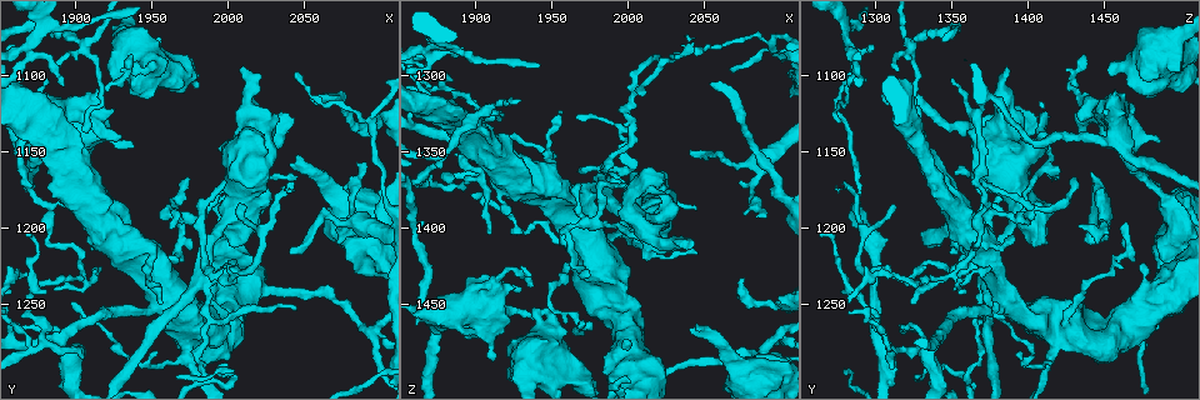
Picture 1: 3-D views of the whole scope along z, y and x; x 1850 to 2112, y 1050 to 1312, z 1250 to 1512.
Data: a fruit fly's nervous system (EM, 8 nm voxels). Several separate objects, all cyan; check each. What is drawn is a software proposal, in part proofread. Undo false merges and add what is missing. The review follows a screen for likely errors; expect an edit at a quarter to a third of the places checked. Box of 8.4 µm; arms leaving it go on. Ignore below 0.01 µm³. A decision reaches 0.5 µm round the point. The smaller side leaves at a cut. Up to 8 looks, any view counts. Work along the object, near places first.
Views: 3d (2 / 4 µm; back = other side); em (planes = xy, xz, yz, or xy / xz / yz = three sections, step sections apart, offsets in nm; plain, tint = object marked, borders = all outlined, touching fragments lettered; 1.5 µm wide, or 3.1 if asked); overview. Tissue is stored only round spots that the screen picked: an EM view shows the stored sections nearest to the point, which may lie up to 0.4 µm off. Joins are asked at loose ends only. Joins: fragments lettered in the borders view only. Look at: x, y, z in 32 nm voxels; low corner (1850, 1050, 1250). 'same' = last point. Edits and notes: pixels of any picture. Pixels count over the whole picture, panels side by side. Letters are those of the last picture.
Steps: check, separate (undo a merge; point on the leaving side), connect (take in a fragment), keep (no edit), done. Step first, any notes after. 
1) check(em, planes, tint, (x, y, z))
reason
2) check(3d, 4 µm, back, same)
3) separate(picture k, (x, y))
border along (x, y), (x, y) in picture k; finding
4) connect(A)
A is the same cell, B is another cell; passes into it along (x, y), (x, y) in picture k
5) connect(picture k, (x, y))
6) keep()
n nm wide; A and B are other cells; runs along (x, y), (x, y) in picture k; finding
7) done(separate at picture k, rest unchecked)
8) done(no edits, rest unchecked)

check(em, planes, borders, (2084, 1158, 1390))
tapers out

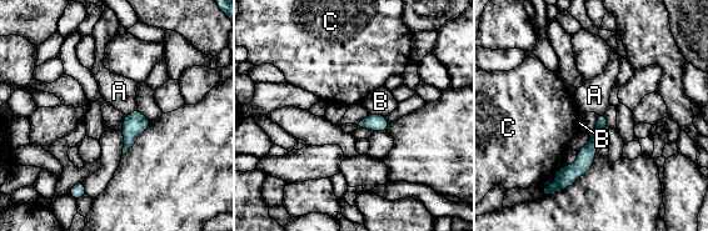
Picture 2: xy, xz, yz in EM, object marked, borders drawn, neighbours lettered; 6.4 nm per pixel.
keep()
A, B and C are other cells; border along (136, 109), (126, 115) in picture 2; none of them fits

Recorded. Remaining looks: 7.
check(3d, 2 µm, back, (2038, 1214, 1350))
an open end

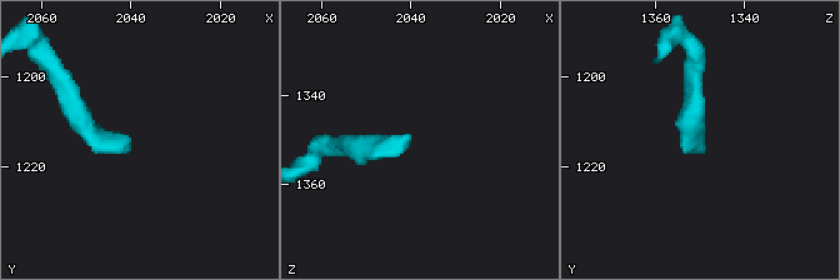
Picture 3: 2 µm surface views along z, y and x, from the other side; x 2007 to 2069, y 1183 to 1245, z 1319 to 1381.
check(em, xz, step 4, tint, (2040, 1214, 1349))
need the tissue

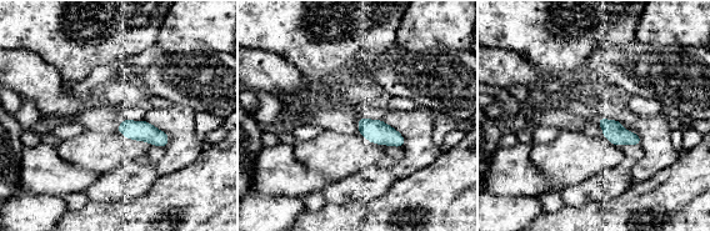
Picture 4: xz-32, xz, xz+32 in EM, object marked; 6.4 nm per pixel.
check(em, xz, step 4, borders, same)
see the neighbours

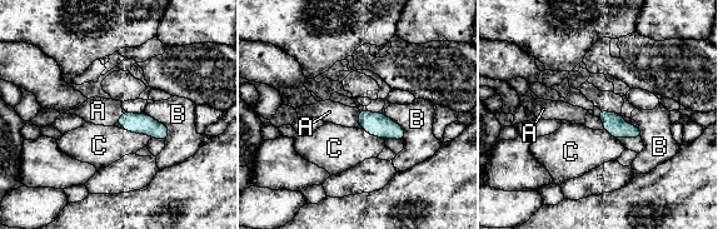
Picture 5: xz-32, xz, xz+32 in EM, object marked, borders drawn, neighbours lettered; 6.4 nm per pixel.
connect(A)
B touches over 240 nm; A is the same cell, B and C are other cells; it goes on there

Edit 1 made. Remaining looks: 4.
check(3d, 2 µm, (2072, 1198, 1434))
an open end

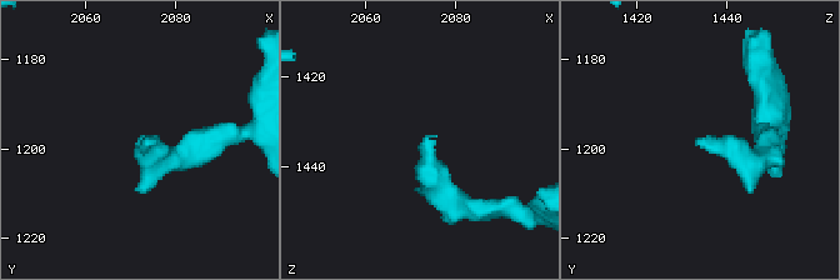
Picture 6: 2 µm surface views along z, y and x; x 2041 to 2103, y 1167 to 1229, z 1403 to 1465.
check(em, planes, borders, (2073, 1198, 1434))
shape alone is not enough

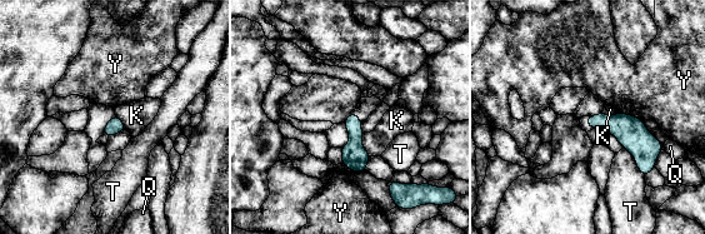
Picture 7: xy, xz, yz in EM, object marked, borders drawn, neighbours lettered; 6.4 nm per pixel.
keep()
100 nm wide; K, Q, T and Y are other cells; none of them fits

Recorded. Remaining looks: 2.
done(connect at picture 5, rest unchecked)

